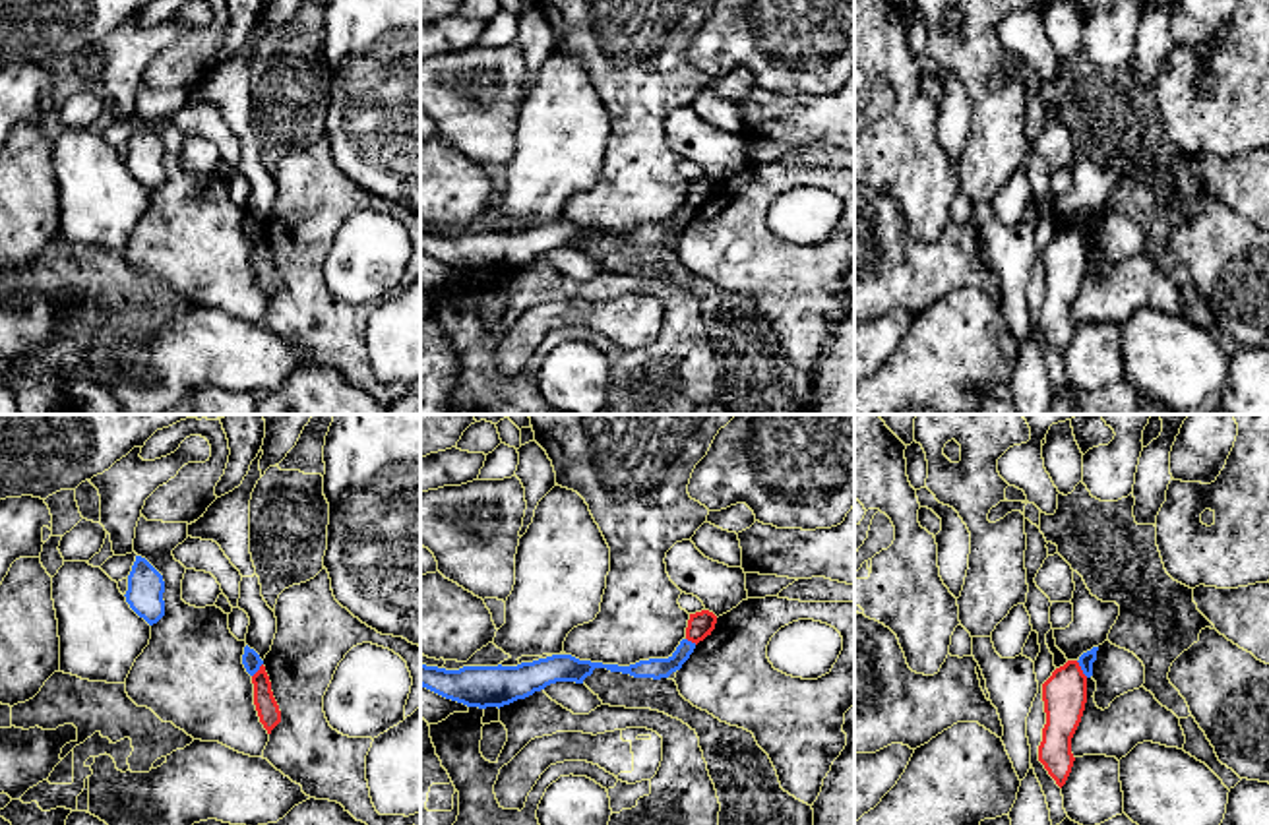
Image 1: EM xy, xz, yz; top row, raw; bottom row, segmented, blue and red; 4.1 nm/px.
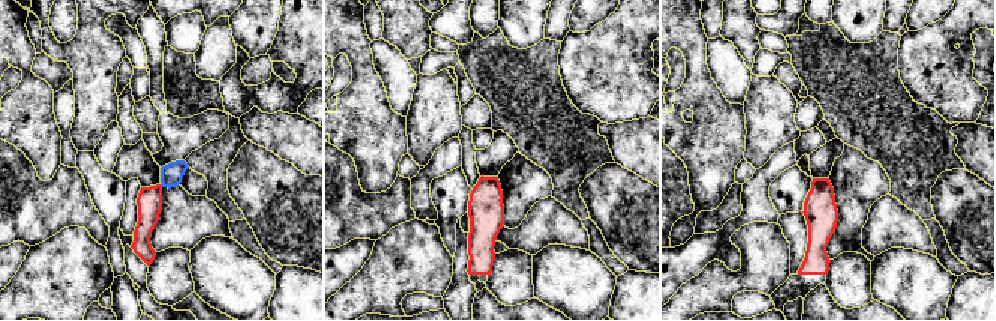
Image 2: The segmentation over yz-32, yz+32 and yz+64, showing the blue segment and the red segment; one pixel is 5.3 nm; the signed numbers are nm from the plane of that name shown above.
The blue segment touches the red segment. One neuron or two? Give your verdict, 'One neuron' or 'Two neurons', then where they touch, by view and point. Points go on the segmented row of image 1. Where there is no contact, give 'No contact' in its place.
Two neurons. Touches blue at yz (1082, 669)

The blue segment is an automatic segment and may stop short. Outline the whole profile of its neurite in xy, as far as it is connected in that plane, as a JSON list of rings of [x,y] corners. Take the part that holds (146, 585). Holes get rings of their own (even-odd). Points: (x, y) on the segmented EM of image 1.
[[[136,556],[124,595],[130,608],[153,626],[165,616],[163,593],[163,575],[145,558]]]

